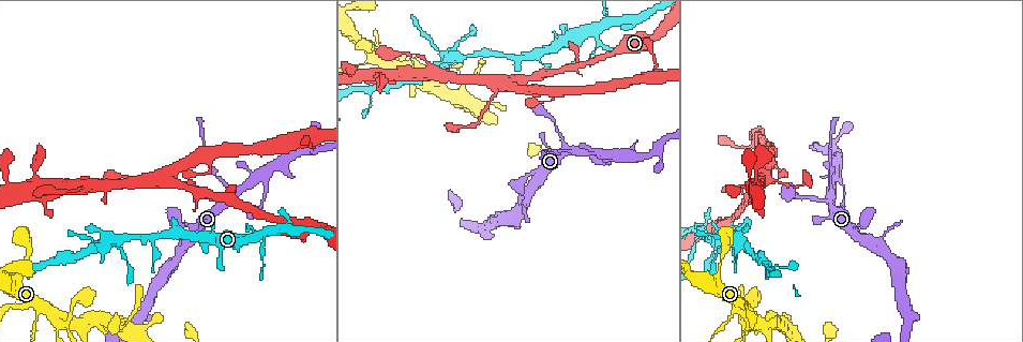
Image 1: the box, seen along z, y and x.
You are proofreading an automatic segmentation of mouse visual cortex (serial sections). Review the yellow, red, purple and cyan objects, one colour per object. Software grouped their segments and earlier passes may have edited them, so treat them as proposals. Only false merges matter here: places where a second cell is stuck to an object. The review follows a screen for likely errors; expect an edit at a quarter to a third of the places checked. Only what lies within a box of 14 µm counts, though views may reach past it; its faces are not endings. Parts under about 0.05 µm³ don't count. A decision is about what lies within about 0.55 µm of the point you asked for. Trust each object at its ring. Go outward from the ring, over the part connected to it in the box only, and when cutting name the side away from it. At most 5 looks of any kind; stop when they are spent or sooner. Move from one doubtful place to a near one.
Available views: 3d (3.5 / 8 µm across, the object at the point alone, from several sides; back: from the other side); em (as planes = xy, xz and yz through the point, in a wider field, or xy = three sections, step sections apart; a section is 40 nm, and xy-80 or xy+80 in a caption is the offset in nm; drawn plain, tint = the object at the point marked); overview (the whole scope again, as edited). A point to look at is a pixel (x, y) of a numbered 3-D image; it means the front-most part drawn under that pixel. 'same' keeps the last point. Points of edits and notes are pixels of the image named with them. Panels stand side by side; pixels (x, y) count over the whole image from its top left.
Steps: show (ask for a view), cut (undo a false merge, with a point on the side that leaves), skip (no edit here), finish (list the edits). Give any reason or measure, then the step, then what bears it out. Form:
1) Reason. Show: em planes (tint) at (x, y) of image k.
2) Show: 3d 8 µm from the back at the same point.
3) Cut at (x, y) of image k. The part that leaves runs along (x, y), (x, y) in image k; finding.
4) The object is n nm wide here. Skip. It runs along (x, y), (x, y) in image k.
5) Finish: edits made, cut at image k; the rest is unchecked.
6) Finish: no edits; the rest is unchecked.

Looks like a crossing. Show: 3d 3.5 µm at (456, 50) of image 1.

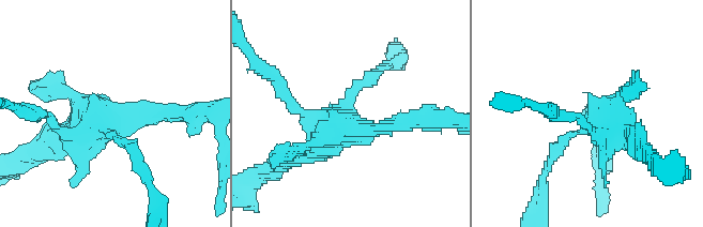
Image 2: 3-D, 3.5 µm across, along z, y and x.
Cut at (80, 170) of image 2. Two cells meet here.

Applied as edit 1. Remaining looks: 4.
Arms part here. Show: 3d 8 µm at (265, 234) of image 1.

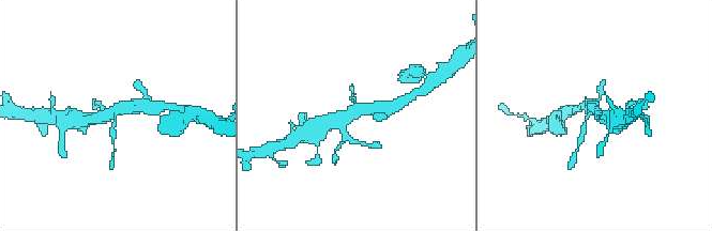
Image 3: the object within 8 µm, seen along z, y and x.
Show: 3d 3.5 µm at (357, 110) of image 3.

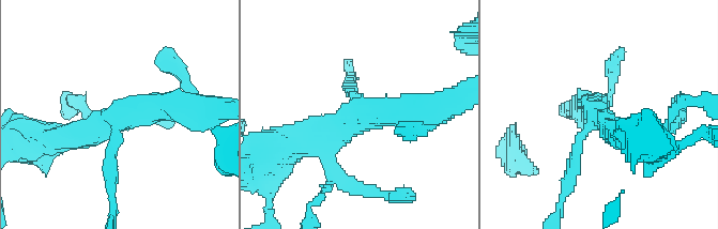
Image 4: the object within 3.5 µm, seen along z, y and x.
Shape alone is not enough. Show: em planes (tint) at (122, 116) of image 4.

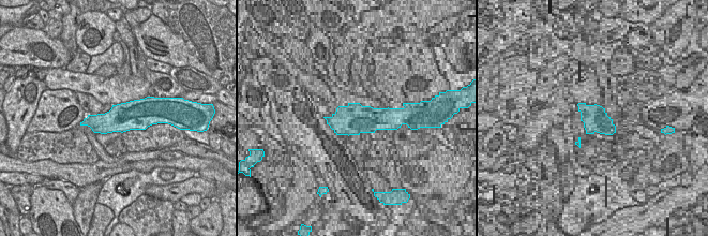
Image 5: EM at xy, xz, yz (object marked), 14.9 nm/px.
Skip. It runs along (60, 139), (139, 109), (192, 109) in image 4; all the same cell.

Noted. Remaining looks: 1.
Finish: edits made, cut at image 2; the rest is unchecked.

